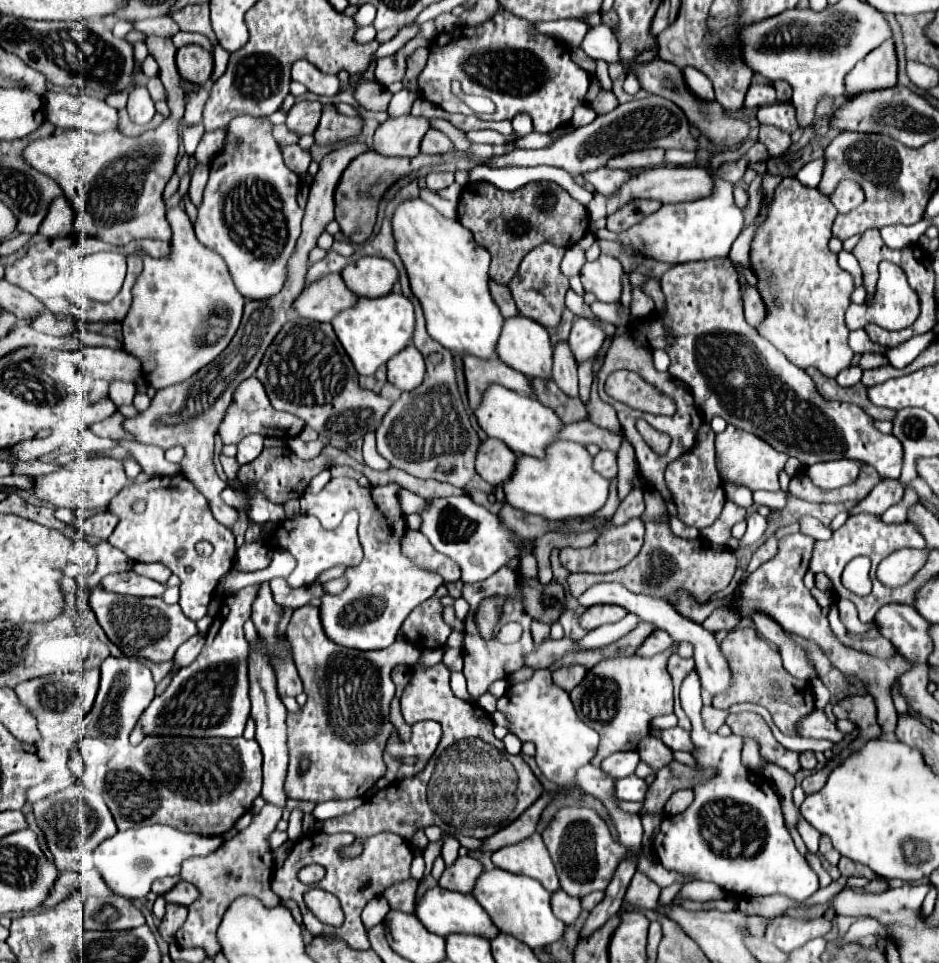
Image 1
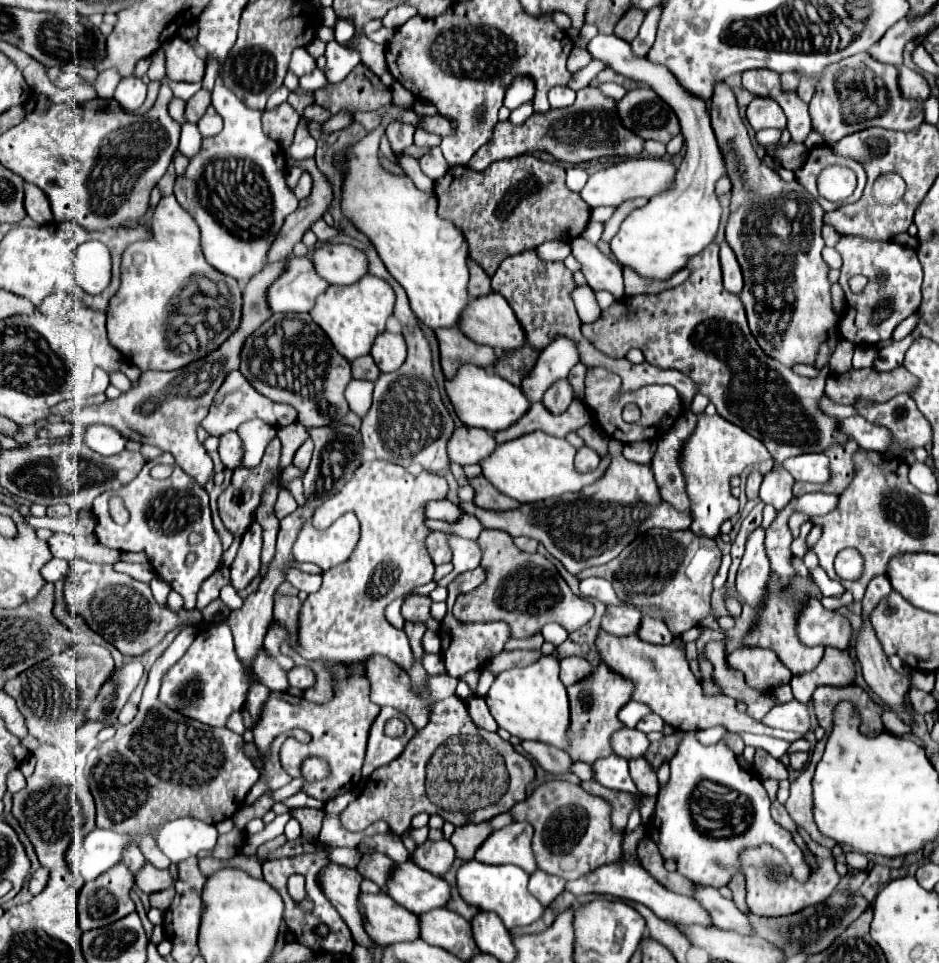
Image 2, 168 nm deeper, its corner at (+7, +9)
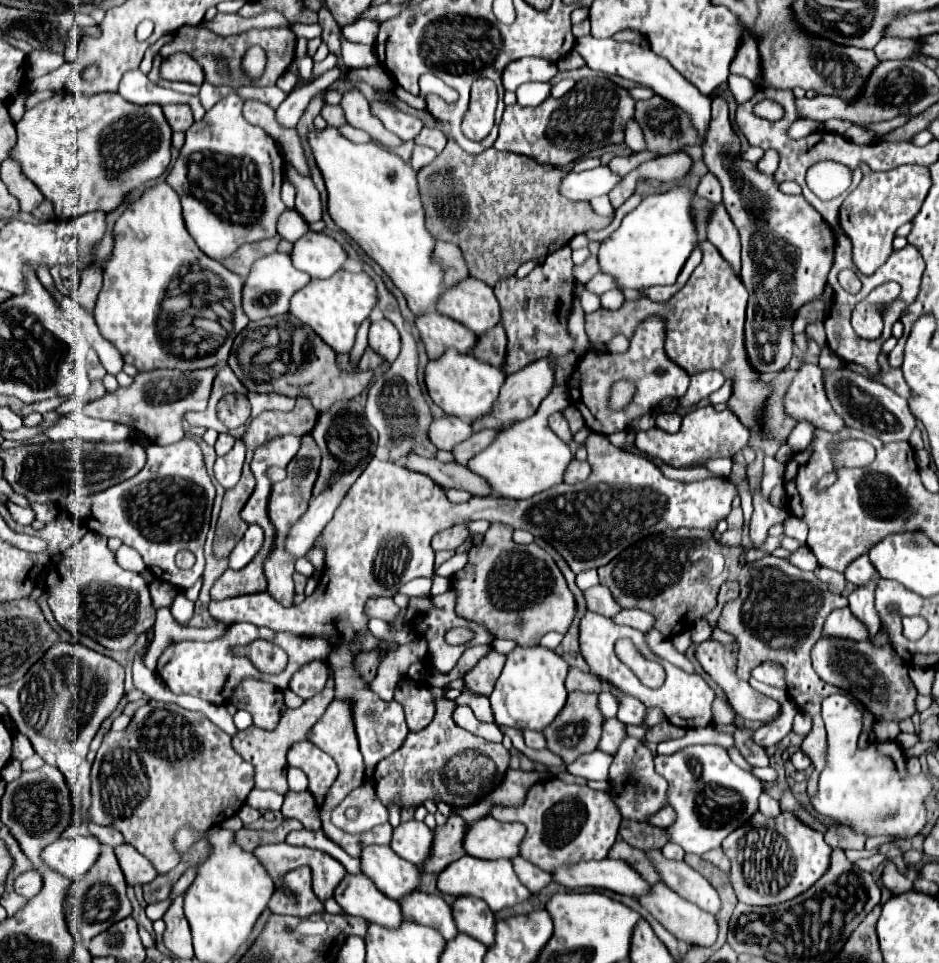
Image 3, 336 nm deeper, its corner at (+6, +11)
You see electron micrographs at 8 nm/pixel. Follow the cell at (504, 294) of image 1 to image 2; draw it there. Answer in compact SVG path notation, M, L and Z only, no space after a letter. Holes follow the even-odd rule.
M468 258L468 272L470 272L468 296L470 296L470 298L486 296L486 294L490 292L490 278L484 274L484 270L482 270L472 258Z

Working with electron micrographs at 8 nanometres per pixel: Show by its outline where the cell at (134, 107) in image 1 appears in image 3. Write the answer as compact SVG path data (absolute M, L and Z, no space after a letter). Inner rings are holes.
M131 70L121 78L119 90L117 90L127 102L133 104L185 104L179 102L179 92L165 90L157 84L153 84L141 70Z

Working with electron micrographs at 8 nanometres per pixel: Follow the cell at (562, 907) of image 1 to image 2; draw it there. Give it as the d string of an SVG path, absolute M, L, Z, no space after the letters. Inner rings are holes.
M536 870L530 874L530 882L528 882L528 888L530 888L530 894L540 900L542 906L548 906L562 890L564 890L564 880L558 878L558 876L550 876L542 870Z

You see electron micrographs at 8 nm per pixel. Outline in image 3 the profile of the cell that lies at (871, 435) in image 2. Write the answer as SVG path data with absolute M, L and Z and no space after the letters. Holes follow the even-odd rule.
M803 362L785 396L785 408L799 420L811 420L819 430L839 432L845 428L845 420L831 408L825 390L821 390L823 372L815 364Z

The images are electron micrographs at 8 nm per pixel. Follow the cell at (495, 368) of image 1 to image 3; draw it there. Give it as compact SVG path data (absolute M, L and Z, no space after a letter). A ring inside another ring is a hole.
M439 312L419 316L415 324L421 332L421 338L425 342L425 350L431 360L441 358L443 352L449 348L455 348L461 354L471 354L471 350L475 348L475 344L479 340L463 324L443 316Z

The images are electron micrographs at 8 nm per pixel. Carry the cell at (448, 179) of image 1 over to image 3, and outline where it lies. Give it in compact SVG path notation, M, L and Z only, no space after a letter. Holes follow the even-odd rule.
M415 146L413 156L411 156L411 168L413 168L413 170L421 170L423 166L431 164L435 158L437 158L437 152L435 152L433 148L427 148L427 146Z

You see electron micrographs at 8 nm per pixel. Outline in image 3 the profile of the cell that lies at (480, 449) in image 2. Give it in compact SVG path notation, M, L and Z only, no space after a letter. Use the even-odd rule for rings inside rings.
M455 416L437 418L431 424L431 442L435 444L435 448L447 450L447 452L451 452L457 444L465 442L467 438L471 438L471 434L473 434L471 422Z

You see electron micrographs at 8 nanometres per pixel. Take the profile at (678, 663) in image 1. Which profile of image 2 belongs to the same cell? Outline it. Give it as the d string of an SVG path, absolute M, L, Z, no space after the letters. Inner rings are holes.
M598 630L596 636L596 650L600 654L600 660L610 666L614 672L626 676L628 680L634 680L634 696L632 700L648 704L654 714L658 714L664 722L674 726L682 732L696 732L706 730L712 726L724 726L728 732L750 732L750 734L766 734L782 740L798 740L800 734L774 730L764 726L762 722L752 720L748 714L740 714L736 710L736 700L728 696L706 696L702 692L702 684L698 684L698 678L692 674L688 660L684 652L676 646L658 646L658 644L646 644L638 636L612 636L606 630Z

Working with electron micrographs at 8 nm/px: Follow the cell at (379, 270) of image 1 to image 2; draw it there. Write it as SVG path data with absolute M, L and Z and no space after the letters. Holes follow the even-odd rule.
M320 244L312 252L312 262L328 284L354 284L368 272L366 256L348 244Z

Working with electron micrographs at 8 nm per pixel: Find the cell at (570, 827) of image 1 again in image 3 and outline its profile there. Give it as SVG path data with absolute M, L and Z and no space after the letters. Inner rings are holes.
M559 778L535 782L521 808L497 806L491 816L501 822L521 822L527 826L521 856L545 872L555 872L561 866L585 860L607 858L621 822L621 812L607 792L579 784L565 784Z

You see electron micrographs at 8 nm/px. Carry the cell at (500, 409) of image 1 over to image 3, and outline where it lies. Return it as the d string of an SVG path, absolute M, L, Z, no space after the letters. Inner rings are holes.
M447 350L443 358L429 360L425 370L425 384L435 404L439 404L449 416L477 422L493 412L495 402L499 398L499 390L505 382L505 376L507 374L503 374L503 370L487 366L485 362L479 362L475 356L459 354L457 350Z

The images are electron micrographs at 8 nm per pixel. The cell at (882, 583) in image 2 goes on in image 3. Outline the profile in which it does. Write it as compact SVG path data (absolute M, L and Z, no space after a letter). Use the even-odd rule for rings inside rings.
M863 556L863 558L857 558L855 562L851 562L851 566L847 568L847 574L845 574L845 578L855 586L863 586L869 580L873 580L875 576L877 576L877 570L875 570L875 566L871 566L869 556Z

